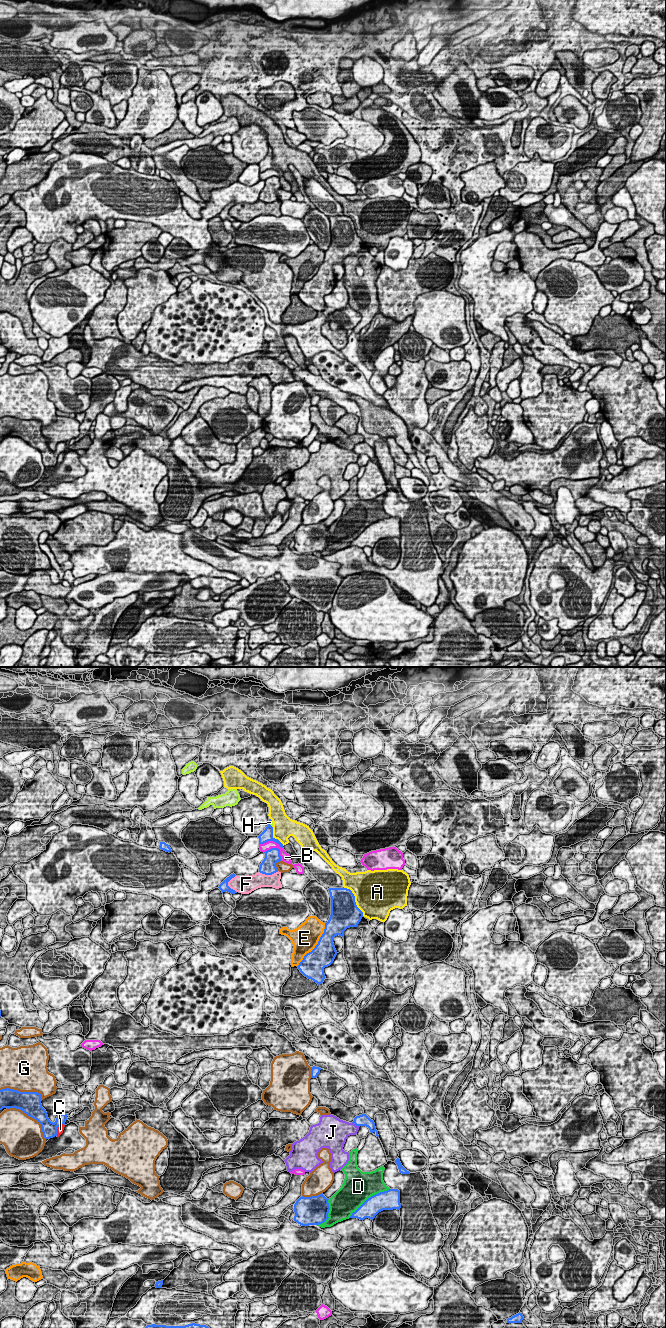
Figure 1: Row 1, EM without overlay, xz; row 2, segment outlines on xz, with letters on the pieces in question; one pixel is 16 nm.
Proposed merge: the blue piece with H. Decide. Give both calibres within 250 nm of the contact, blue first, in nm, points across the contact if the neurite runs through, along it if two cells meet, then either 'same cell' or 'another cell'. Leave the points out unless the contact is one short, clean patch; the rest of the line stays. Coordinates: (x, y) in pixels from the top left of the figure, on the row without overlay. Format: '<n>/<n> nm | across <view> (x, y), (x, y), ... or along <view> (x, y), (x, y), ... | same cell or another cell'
190/60 nm | across xz (267, 163), (270, 153), (270, 150) | same cell

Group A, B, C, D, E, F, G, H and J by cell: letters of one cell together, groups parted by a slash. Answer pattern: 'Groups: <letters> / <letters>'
Groups: A / B / C / D / E / F / G / H / J

